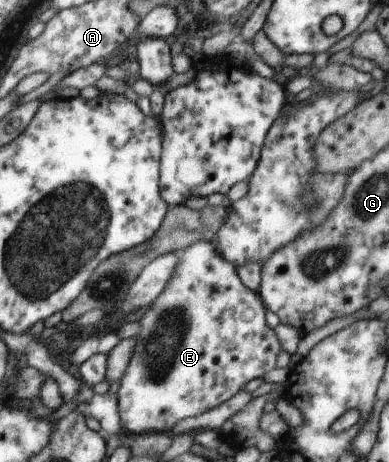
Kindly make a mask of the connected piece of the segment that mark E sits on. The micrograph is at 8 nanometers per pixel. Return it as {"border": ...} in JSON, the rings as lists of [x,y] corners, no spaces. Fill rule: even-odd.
{"border":[[[215,241],[193,242],[185,251],[176,251],[176,255],[179,265],[175,267],[171,283],[165,285],[163,293],[149,304],[149,309],[139,319],[141,331],[135,336],[137,345],[131,363],[120,379],[119,415],[121,427],[127,434],[163,434],[179,421],[219,407],[243,391],[251,380],[278,367],[281,347],[273,329],[267,327],[266,307],[259,295],[244,284],[233,262],[217,253]]]}

